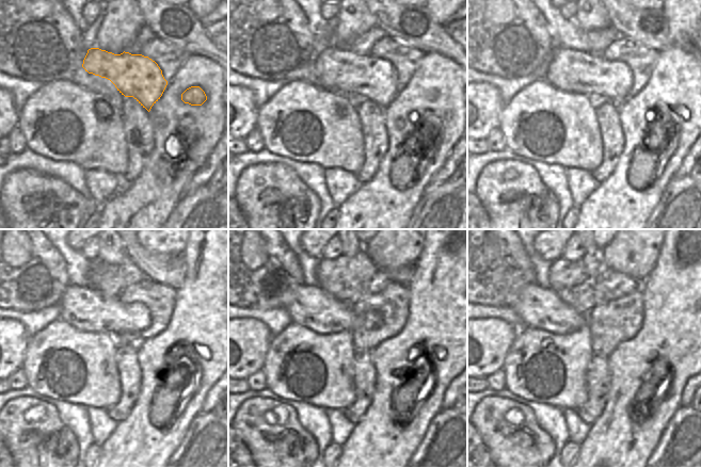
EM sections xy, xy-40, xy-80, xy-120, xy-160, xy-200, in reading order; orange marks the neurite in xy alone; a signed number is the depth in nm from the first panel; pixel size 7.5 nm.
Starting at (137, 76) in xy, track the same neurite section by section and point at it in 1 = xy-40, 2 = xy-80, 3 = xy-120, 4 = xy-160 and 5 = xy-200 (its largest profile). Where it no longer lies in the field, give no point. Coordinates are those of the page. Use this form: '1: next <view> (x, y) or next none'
1: next xy-40 (362, 76)
2: next xy-80 (571, 70)
3: next xy-120 (85, 308)
4: next xy-160 (311, 307)
5: next xy-200 (541, 308)

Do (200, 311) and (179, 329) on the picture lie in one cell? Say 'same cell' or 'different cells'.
same cell

